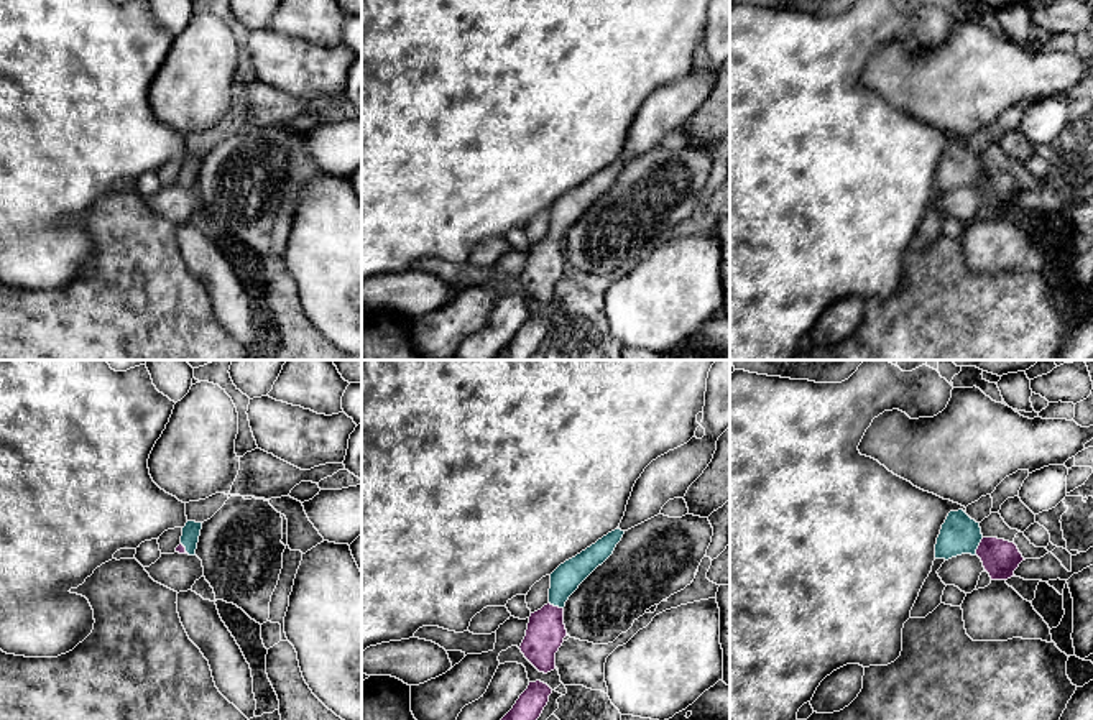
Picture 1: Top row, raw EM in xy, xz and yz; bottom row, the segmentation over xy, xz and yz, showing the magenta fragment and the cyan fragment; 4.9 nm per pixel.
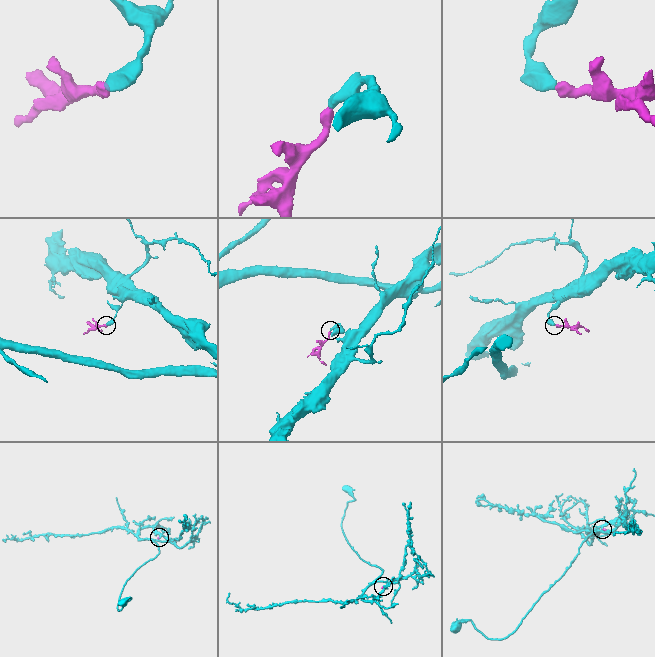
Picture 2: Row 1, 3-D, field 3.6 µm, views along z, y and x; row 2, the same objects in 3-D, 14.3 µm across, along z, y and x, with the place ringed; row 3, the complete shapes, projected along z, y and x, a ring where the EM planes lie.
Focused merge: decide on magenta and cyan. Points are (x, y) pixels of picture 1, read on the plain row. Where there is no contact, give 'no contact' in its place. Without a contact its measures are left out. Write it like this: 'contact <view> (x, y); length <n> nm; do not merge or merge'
contact yz (978, 178); length 100 nm; merge

